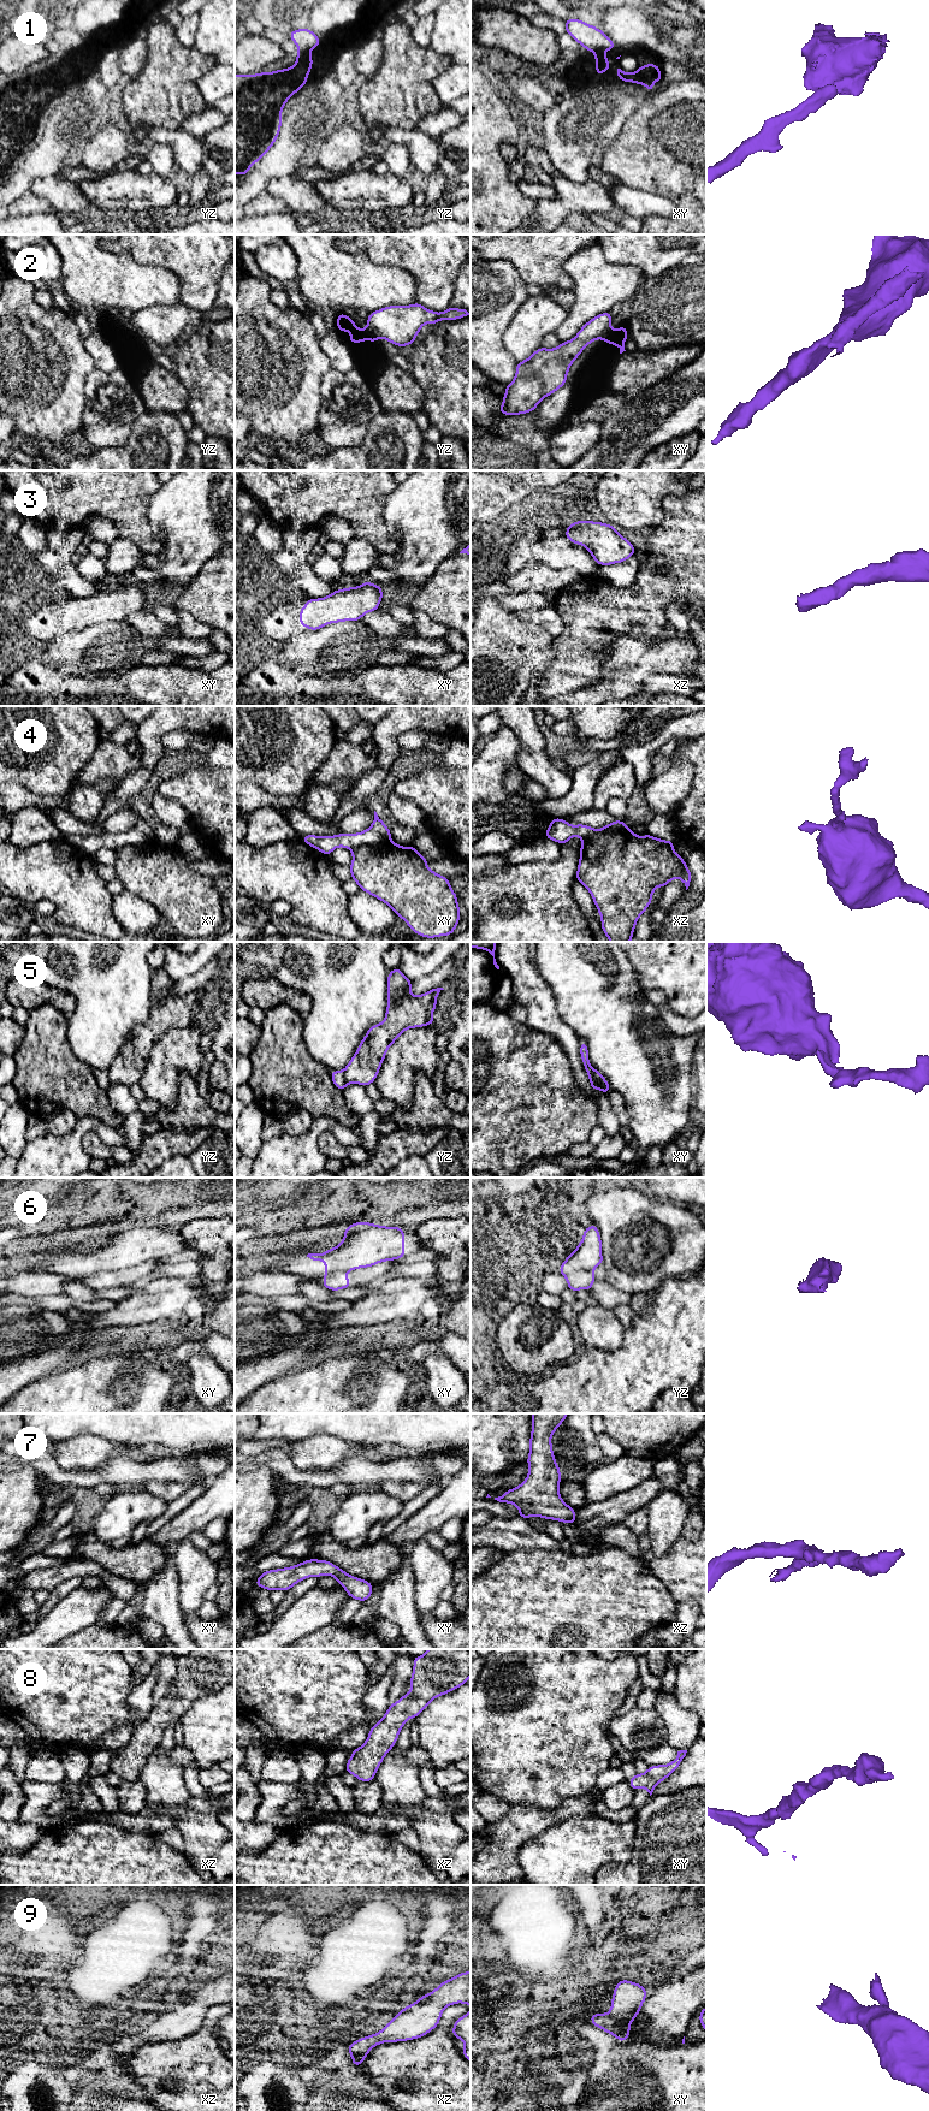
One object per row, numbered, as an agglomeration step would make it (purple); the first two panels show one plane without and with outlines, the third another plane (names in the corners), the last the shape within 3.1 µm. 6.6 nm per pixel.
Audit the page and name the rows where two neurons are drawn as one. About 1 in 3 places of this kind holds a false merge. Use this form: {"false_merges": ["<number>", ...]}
{"false_merges": ["1", "2", "4", "5", "6"]}

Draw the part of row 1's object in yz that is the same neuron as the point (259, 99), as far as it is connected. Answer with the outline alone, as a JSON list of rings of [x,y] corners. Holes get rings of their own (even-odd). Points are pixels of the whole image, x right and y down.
[[[296,52],[296,64],[258,75],[235,75],[235,174],[242,177],[274,144],[288,100],[307,84],[313,58]]]

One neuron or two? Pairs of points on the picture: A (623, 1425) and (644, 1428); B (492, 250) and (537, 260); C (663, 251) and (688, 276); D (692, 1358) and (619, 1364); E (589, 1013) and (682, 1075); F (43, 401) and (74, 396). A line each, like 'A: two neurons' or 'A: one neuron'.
A: one neuron
B: one neuron
C: two neurons
D: one neuron
E: one neuron
F: one neuron

